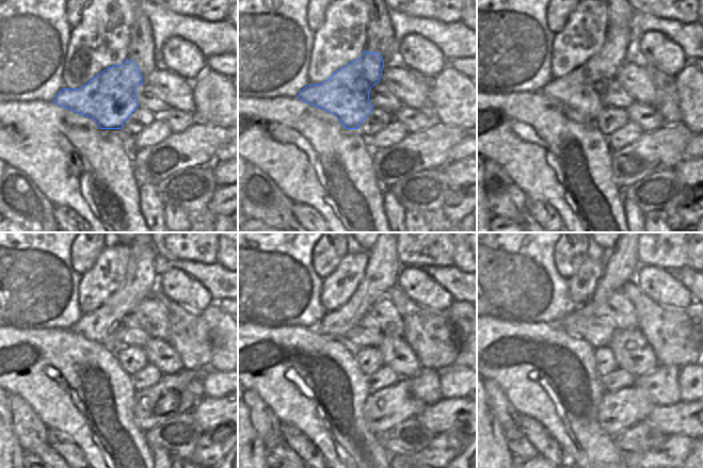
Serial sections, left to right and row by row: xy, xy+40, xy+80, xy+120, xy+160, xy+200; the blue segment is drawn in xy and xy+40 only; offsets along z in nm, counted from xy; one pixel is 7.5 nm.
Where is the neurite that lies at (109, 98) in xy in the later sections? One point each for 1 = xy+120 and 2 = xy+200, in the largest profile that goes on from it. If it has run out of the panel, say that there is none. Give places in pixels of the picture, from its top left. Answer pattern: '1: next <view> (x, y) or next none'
1: next xy+120 (140, 283)
2: next xy+200 (623, 264)

